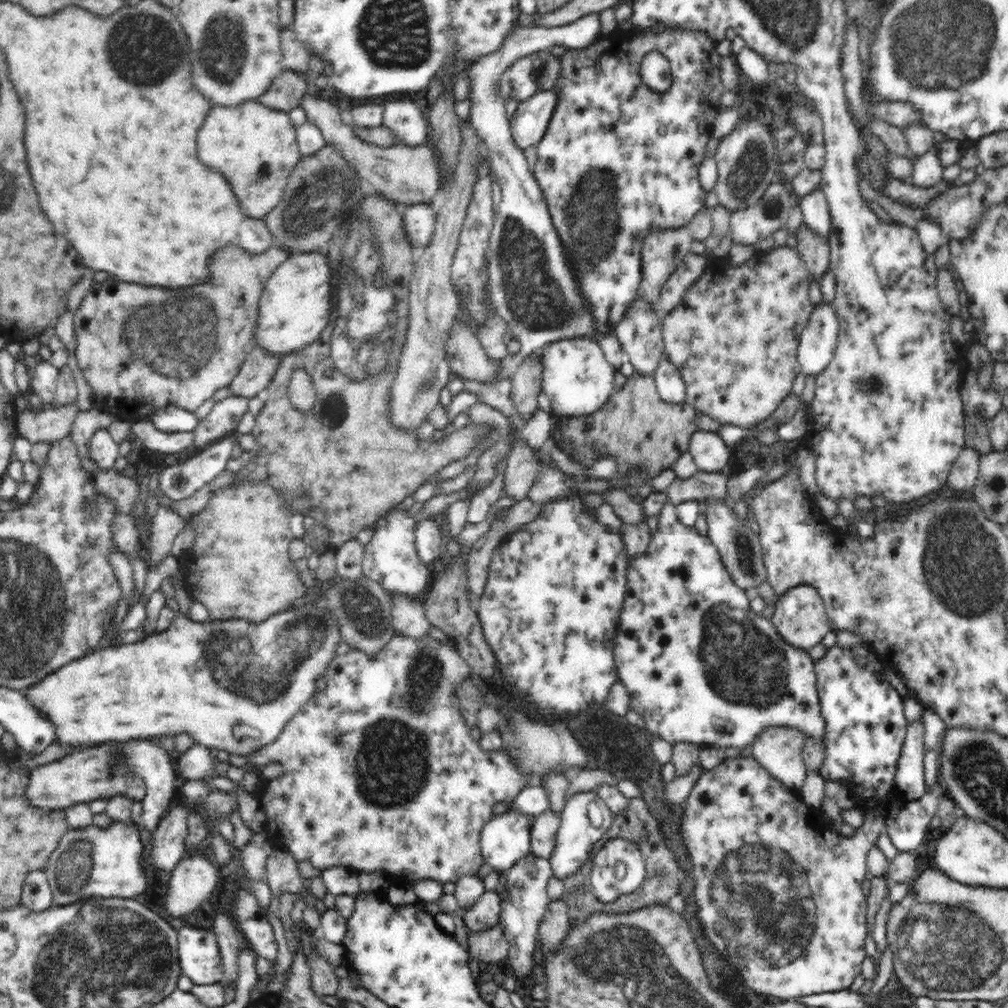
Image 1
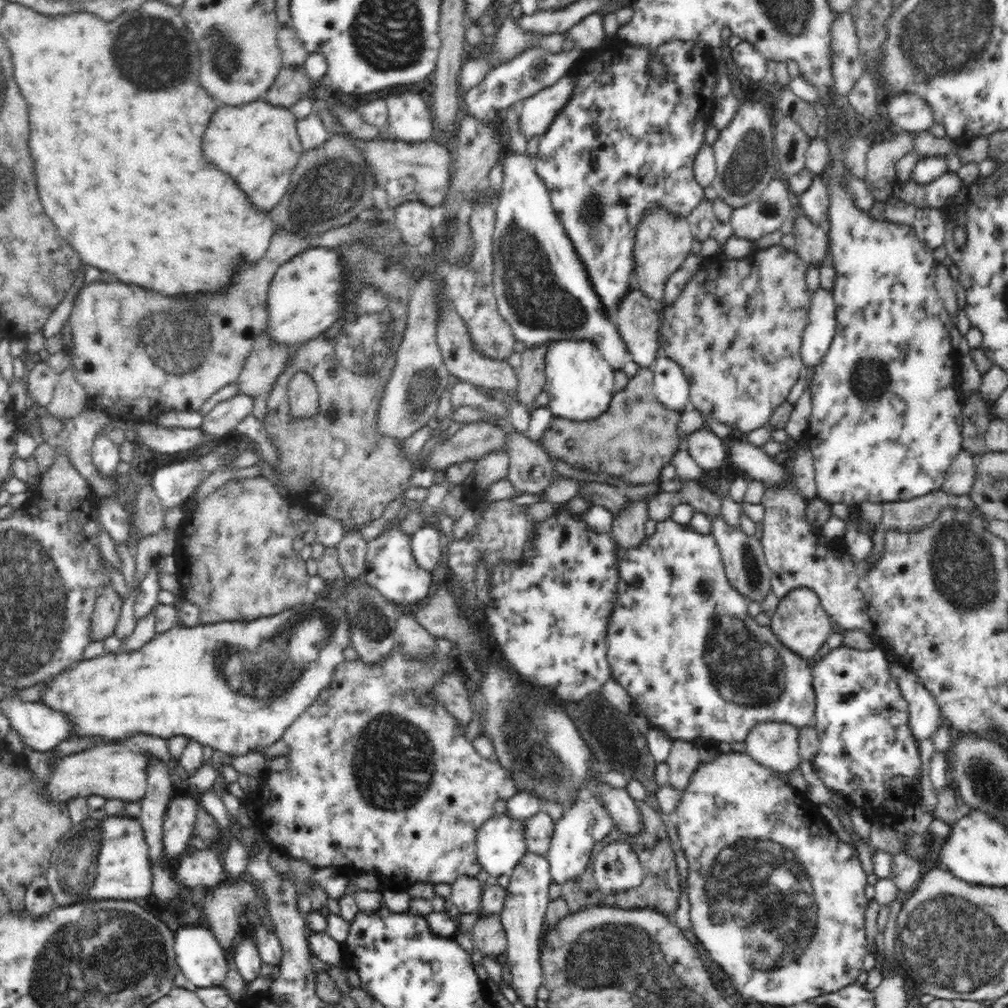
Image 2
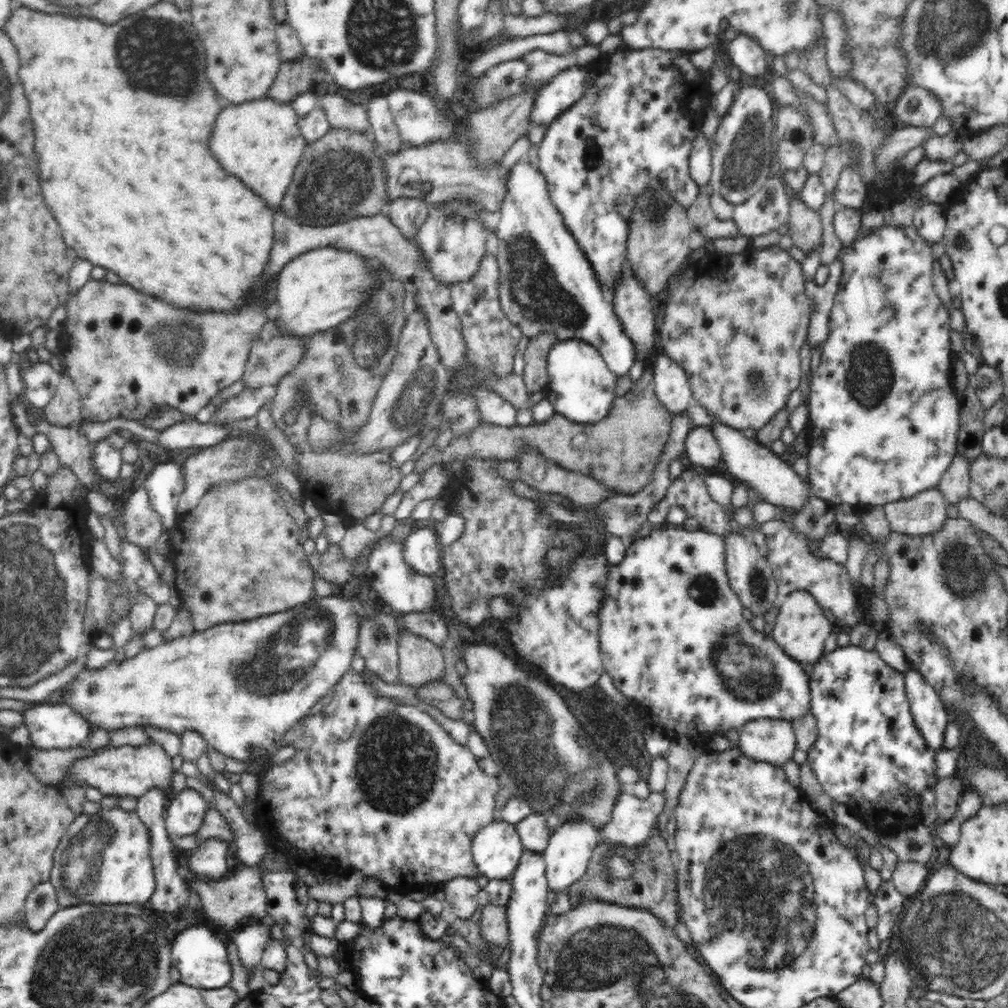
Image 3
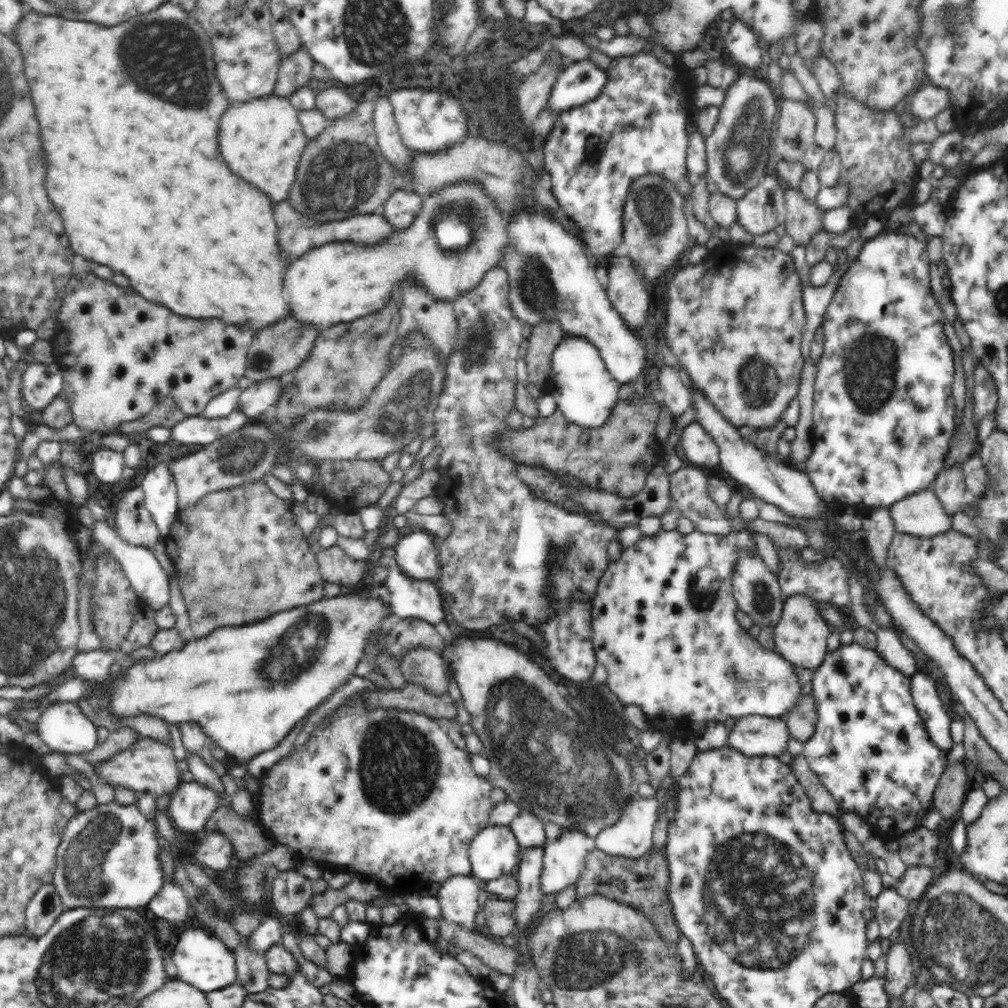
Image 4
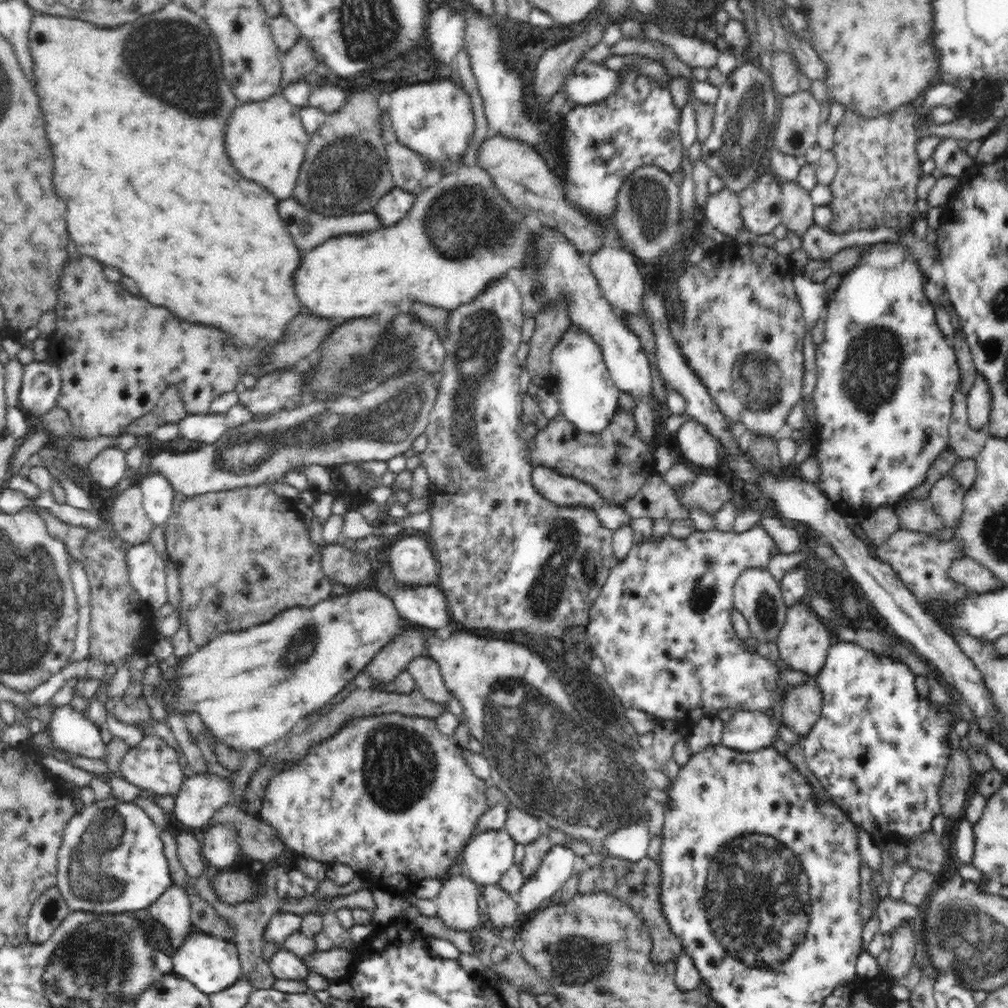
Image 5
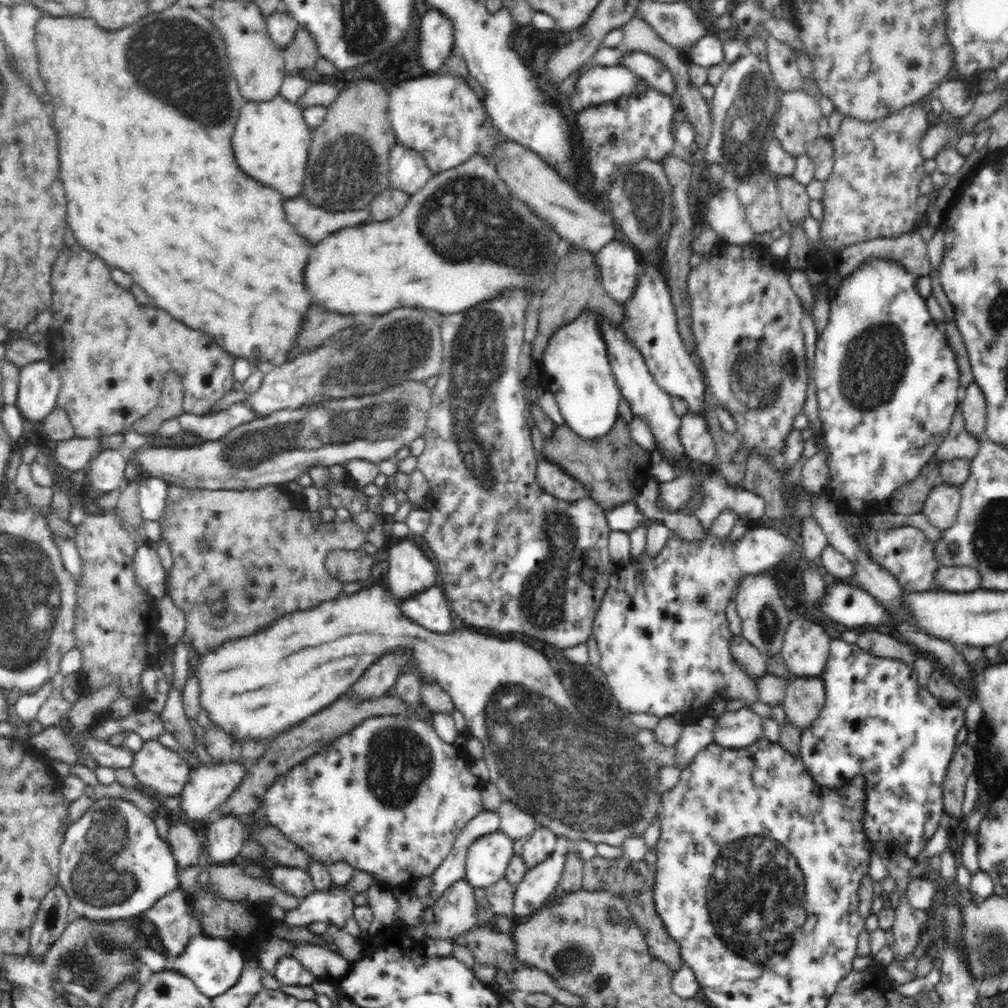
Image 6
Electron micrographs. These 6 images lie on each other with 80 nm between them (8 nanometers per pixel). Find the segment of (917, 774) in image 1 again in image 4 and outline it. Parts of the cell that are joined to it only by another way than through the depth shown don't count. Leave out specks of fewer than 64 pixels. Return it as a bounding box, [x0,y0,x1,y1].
[910,673,956,751]

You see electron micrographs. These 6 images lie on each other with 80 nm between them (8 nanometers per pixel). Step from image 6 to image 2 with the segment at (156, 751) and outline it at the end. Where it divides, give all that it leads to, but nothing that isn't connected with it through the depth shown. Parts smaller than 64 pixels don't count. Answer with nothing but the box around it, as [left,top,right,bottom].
[44,742,154,803]

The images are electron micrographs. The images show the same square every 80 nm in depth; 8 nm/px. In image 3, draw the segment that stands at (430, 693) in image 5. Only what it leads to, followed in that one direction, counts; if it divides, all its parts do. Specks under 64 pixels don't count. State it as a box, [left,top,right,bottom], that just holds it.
[398,630,444,688]

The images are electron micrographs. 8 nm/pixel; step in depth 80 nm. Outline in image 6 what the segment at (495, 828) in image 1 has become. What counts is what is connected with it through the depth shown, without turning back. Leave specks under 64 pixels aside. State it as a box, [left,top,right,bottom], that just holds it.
[466,832,513,889]

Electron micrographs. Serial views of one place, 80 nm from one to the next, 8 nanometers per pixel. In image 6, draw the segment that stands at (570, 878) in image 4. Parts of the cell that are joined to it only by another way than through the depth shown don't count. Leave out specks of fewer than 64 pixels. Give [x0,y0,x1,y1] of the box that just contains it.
[513,852,564,918]

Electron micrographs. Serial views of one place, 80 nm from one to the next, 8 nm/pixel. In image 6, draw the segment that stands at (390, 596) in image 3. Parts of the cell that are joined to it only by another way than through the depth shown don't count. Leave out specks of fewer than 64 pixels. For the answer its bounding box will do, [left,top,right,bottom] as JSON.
[399,587,453,634]

